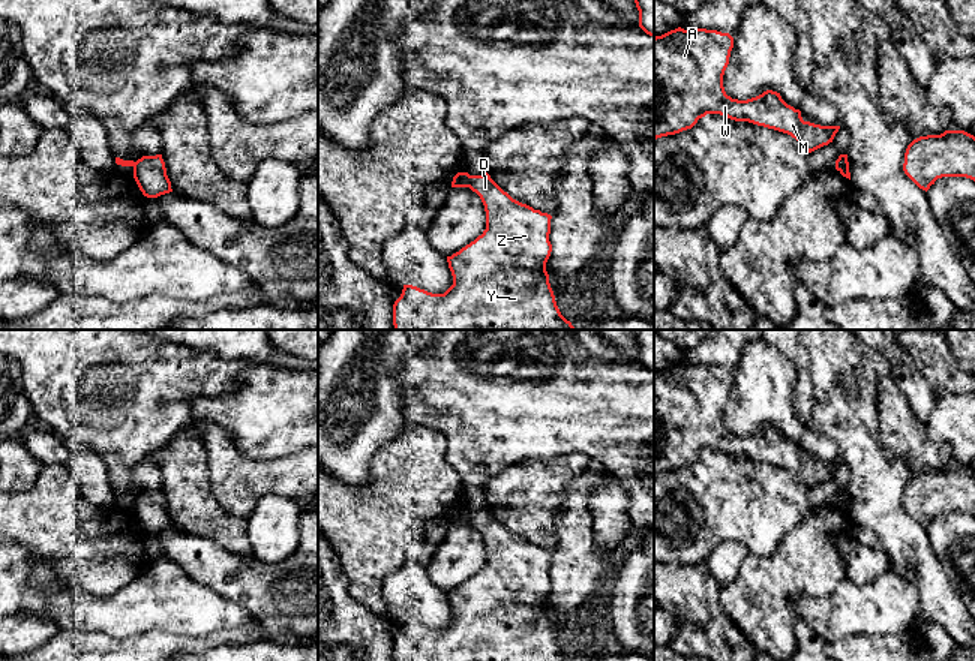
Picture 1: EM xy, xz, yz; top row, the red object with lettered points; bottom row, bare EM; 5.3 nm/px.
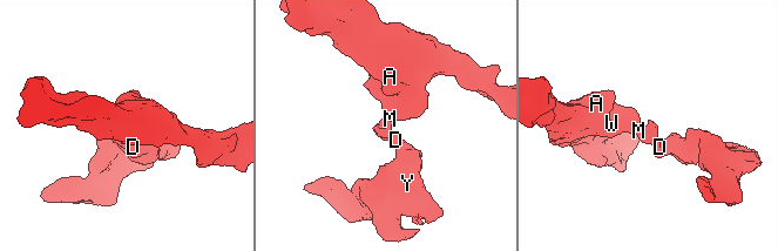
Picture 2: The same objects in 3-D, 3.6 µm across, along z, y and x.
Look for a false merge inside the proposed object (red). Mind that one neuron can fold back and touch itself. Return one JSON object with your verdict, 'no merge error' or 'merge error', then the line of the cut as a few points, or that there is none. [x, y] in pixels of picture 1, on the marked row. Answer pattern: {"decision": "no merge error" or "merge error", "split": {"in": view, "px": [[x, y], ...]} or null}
{"decision": "merge error", "split": {"in": "xz", "px": [[473, 176], [468, 186]]}}

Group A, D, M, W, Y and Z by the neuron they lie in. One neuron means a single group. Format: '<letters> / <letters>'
A M W / D Y Z

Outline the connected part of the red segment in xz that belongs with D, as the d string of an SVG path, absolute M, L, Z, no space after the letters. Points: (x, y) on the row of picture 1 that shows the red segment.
M488 172L472 175L470 189L484 205L486 229L447 256L453 285L444 294L404 285L393 304L394 330L576 330L561 315L546 271L552 216L513 199Z

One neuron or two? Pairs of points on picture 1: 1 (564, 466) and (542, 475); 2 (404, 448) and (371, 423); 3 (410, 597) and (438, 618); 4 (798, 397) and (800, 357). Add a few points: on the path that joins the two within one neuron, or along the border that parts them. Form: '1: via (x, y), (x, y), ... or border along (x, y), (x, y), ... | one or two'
1: via (558, 472), (548, 475) | one
2: border along (408, 418), (372, 456), (369, 465) | two
3: via (417, 600), (431, 610) | one
4: via (801, 387), (801, 367) | one

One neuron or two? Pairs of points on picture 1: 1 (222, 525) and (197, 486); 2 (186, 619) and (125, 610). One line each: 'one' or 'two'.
1: one
2: one

